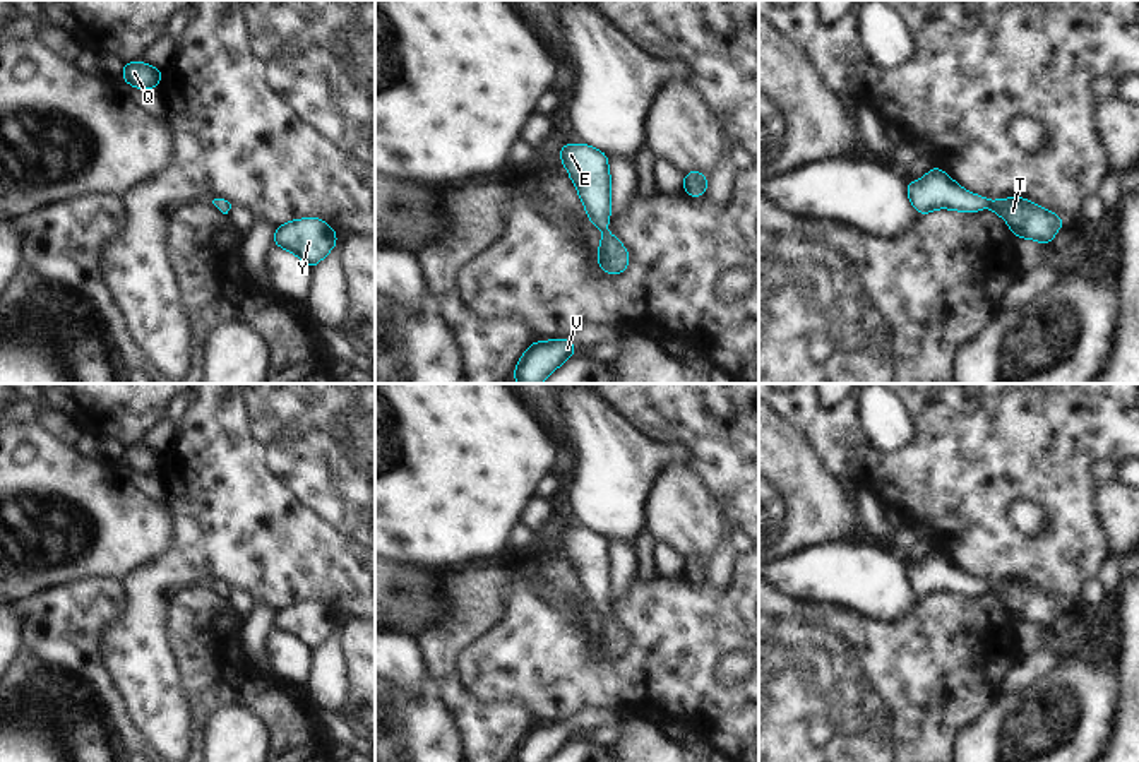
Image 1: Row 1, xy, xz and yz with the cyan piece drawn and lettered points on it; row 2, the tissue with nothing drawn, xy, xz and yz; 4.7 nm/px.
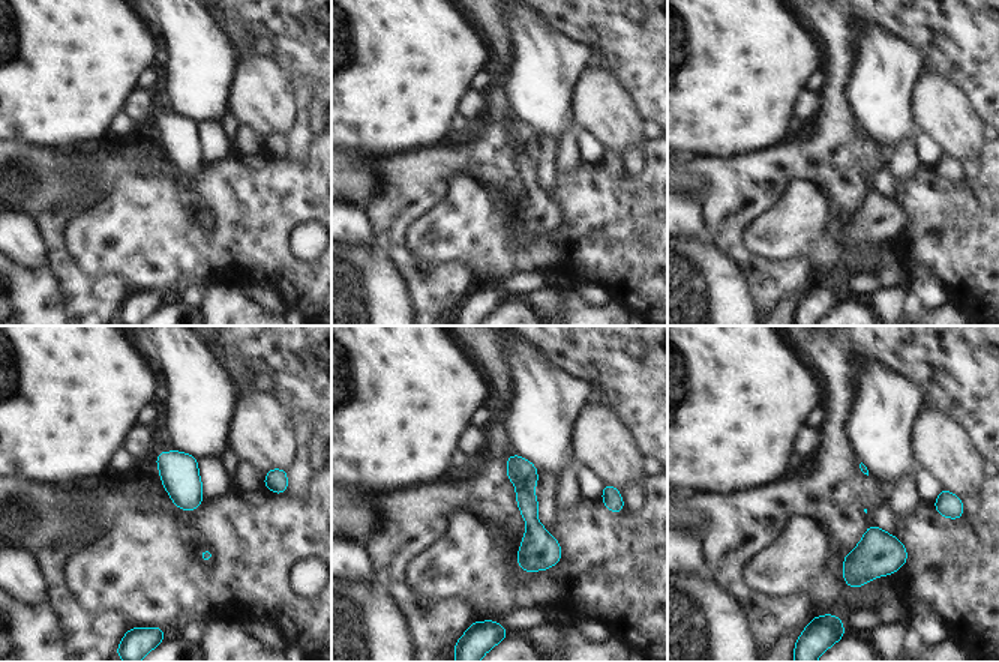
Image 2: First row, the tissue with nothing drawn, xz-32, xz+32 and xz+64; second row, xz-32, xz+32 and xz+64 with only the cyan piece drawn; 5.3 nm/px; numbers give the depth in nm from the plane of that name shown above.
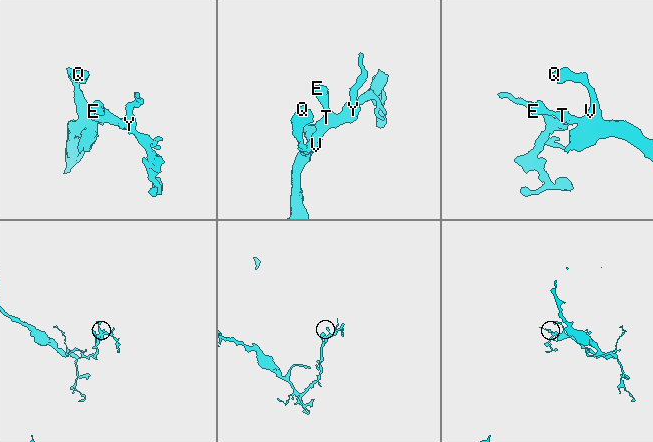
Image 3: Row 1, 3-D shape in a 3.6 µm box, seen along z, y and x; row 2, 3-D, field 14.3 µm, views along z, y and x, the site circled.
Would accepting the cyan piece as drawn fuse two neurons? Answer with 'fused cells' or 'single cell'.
single cell

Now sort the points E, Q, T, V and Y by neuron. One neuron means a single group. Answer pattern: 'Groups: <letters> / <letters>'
Groups: E Q T V Y

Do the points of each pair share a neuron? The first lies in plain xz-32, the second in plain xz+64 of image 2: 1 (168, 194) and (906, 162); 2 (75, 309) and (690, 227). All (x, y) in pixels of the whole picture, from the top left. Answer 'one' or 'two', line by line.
1: two
2: two

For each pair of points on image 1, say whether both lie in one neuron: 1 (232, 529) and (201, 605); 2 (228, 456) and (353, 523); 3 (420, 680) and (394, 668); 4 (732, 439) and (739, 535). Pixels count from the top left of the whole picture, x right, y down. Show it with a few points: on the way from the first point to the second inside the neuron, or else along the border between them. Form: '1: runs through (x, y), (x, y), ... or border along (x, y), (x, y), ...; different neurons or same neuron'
1: border along (211, 583), (187, 586), (172, 595); different neurons
2: runs through (259, 456), (286, 456), (322, 492); same neuron
3: runs through (413, 677), (401, 668); same neuron
4: border along (740, 523), (733, 528); different neurons

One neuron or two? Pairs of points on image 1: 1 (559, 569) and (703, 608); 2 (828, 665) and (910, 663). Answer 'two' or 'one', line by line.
1: two
2: two

